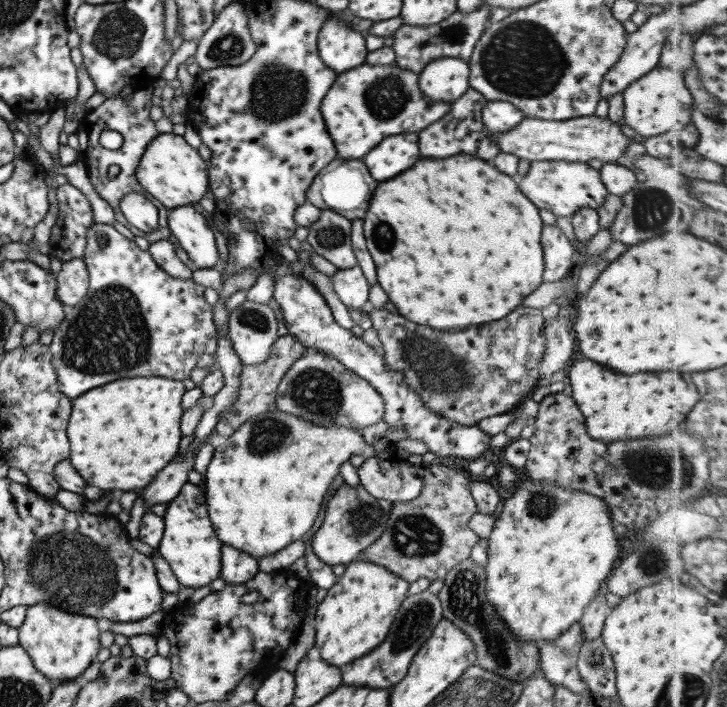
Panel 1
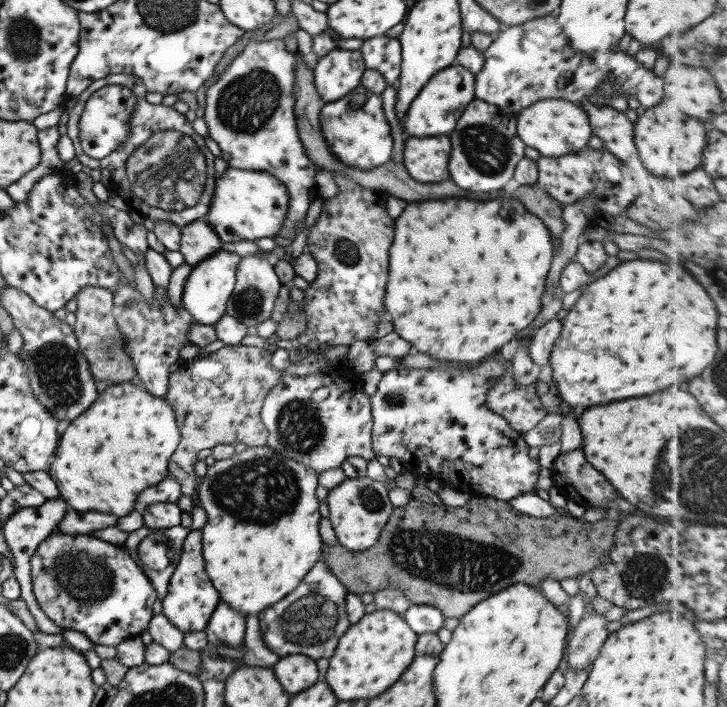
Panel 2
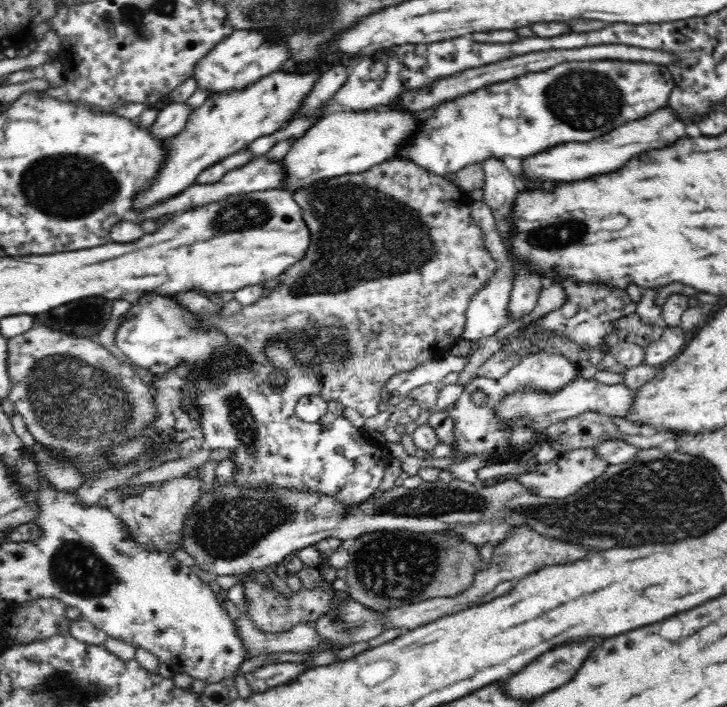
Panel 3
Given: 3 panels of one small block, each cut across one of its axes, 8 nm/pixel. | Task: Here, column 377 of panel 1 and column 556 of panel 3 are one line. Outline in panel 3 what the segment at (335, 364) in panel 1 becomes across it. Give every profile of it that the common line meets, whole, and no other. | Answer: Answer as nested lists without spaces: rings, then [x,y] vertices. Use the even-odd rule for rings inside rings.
[[[577,375],[569,385],[562,388],[560,392],[554,392],[552,396],[545,394],[545,392],[535,392],[534,388],[526,388],[523,392],[516,392],[500,402],[496,413],[500,415],[500,419],[504,419],[508,423],[516,417],[526,415],[532,419],[535,428],[544,435],[550,424],[583,412],[592,411],[614,418],[628,418],[628,414],[634,408],[634,392],[635,390],[624,383],[606,385],[596,379],[584,380]]]

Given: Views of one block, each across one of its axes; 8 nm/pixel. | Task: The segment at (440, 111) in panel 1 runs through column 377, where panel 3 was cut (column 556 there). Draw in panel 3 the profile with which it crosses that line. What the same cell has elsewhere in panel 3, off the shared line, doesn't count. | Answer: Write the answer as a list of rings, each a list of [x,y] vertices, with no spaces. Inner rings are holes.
[[[596,60],[566,62],[542,72],[530,72],[518,78],[489,84],[460,96],[457,101],[452,99],[442,102],[437,113],[426,119],[420,126],[420,134],[410,140],[412,144],[406,144],[408,148],[402,148],[404,152],[400,152],[398,157],[412,158],[414,163],[424,169],[445,176],[456,173],[467,164],[480,163],[487,156],[524,158],[558,142],[588,142],[600,134],[614,130],[626,120],[638,120],[666,106],[670,90],[676,86],[671,76],[670,69],[666,66]]]

